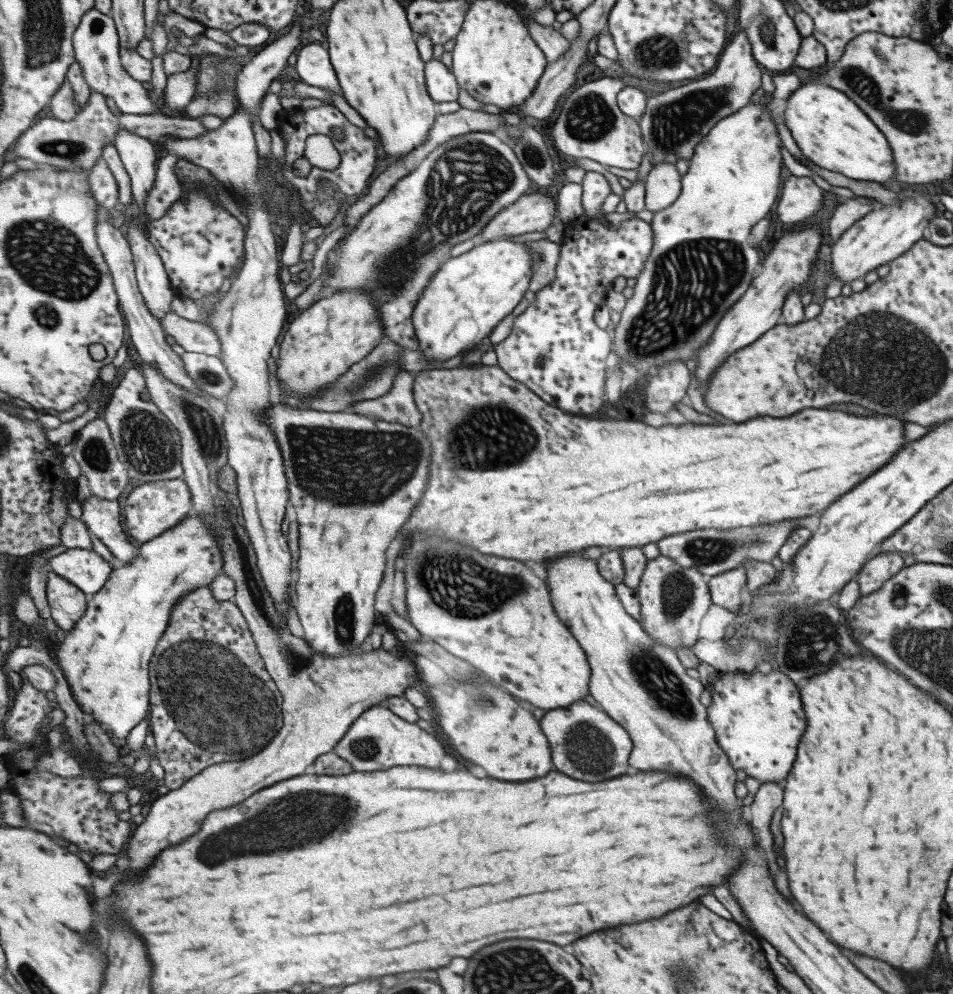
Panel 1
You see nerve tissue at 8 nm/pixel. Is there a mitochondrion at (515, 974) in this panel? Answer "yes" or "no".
yes

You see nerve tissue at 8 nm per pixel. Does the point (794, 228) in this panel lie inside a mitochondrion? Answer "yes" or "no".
no

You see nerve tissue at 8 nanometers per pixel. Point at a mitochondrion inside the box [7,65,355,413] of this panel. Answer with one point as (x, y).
(60, 148)

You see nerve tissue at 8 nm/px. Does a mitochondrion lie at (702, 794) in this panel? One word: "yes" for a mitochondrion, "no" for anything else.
no

